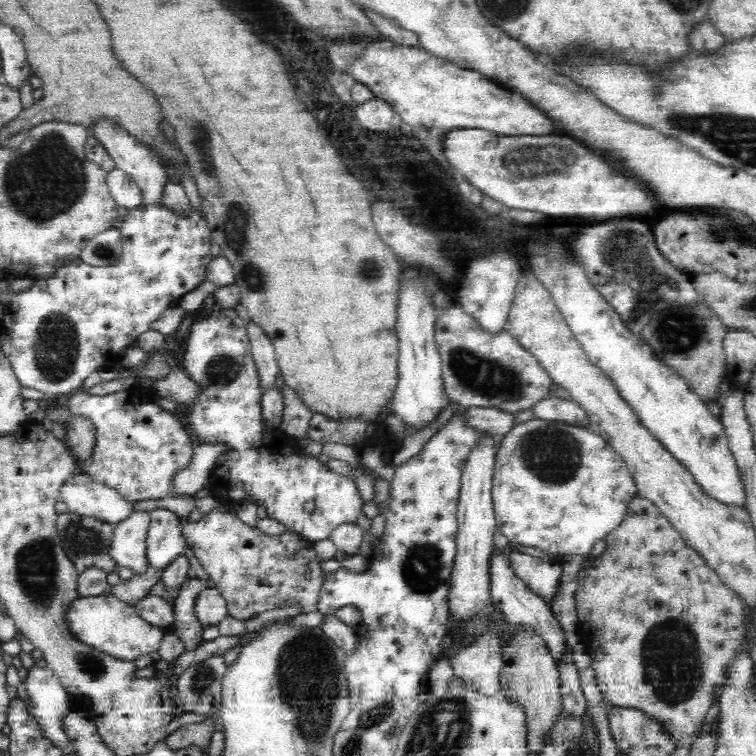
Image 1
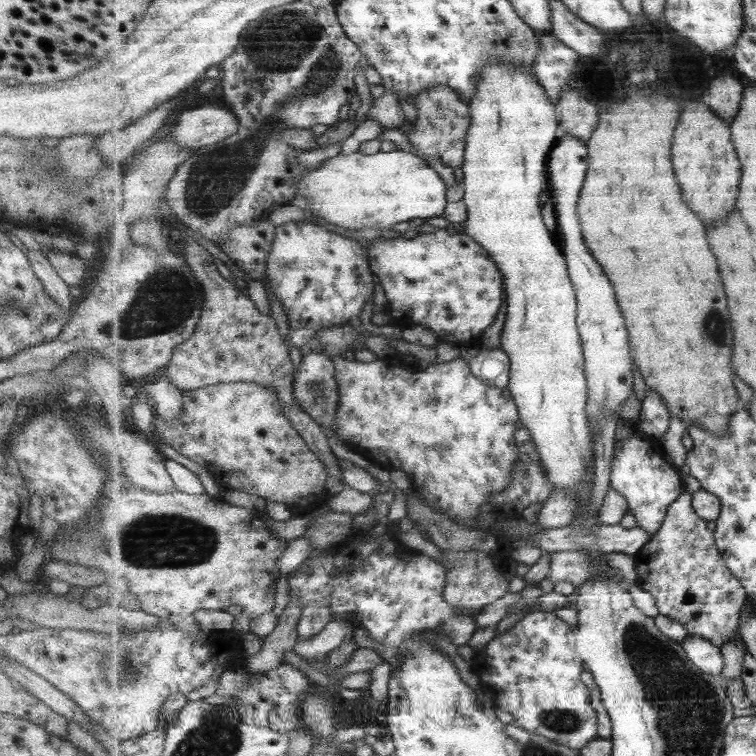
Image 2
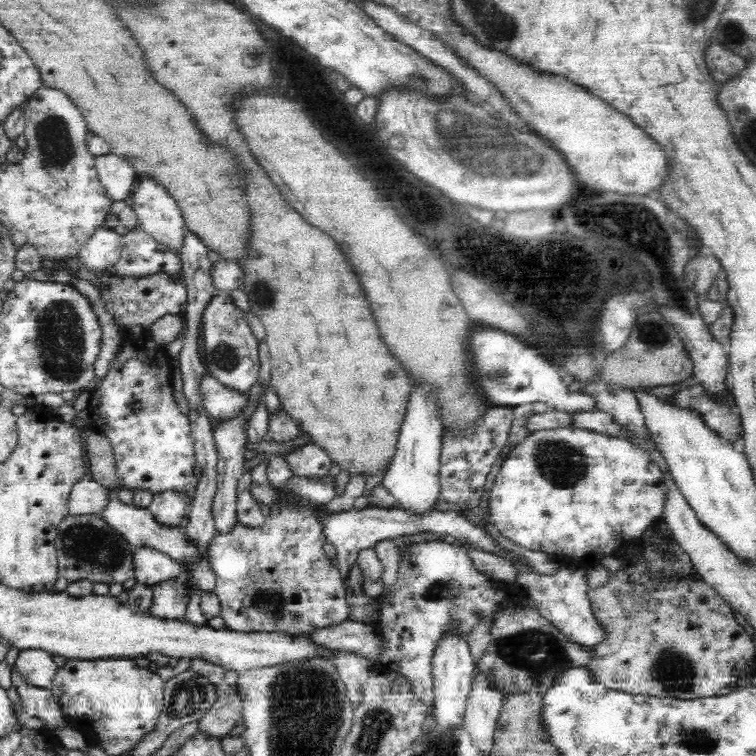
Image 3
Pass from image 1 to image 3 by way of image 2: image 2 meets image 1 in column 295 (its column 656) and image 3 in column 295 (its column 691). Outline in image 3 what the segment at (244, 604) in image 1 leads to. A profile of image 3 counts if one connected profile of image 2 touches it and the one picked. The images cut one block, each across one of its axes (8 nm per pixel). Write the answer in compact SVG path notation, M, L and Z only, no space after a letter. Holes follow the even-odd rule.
M365 472L352 474L344 492L339 496L335 495L328 504L317 504L301 494L293 494L282 489L282 494L274 494L276 504L270 507L270 515L265 518L262 526L254 528L236 522L230 530L226 530L226 534L215 532L206 555L210 569L216 577L214 591L221 602L224 628L235 633L287 632L300 635L314 628L340 624L349 619L349 606L340 573L338 568L332 566L332 560L323 549L327 541L323 520L328 515L352 509L354 500L364 494L367 478Z

